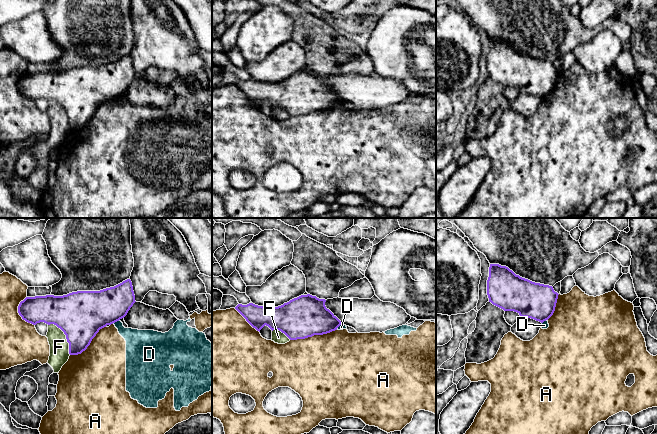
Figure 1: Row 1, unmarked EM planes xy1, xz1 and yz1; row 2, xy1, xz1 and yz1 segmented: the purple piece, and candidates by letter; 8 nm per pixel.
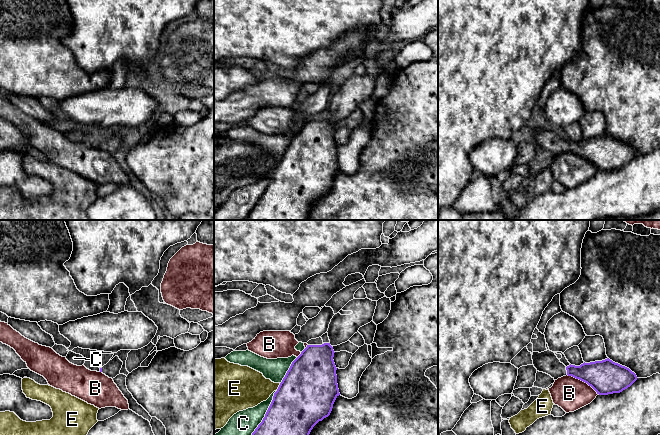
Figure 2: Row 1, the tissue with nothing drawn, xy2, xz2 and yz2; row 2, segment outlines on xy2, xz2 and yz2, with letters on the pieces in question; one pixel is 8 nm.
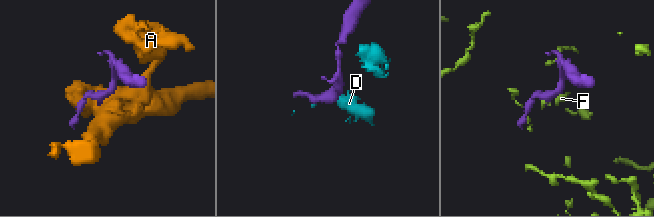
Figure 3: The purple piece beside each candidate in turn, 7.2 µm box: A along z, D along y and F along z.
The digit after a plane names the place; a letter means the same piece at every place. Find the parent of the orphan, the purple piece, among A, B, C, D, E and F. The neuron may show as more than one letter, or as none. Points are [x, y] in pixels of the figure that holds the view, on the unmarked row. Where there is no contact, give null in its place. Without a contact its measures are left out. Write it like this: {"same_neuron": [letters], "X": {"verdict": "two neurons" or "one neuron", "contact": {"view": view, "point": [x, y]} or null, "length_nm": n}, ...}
{"same_neuron": [], "A": {"verdict": "two neurons", "contact": {"view": "xz1", "point": [313, 111]}, "length_nm": 380}, "B": {"verdict": "two neurons", "contact": {"view": "yz2", "point": [583, 157]}, "length_nm": 300}, "C": {"verdict": "two neurons", "contact": {"view": "xz2", "point": [264, 193]}, "length_nm": 500}, "D": {"verdict": "two neurons", "contact": {"view": "xy1", "point": [115, 97]}, "length_nm": 60}, "E": {"verdict": "two neurons", "contact": {"view": "xz2", "point": [278, 163]}, "length_nm": 80}, "F": {"verdict": "two neurons", "contact": {"view": "xy1", "point": [66, 112]}, "length_nm": 300}}

